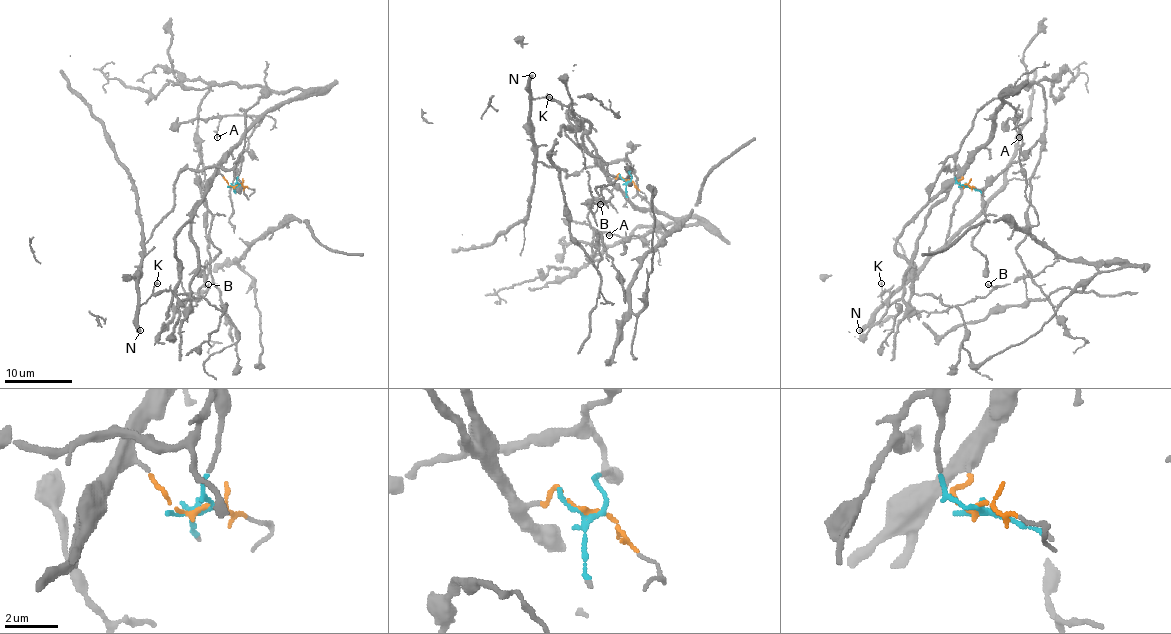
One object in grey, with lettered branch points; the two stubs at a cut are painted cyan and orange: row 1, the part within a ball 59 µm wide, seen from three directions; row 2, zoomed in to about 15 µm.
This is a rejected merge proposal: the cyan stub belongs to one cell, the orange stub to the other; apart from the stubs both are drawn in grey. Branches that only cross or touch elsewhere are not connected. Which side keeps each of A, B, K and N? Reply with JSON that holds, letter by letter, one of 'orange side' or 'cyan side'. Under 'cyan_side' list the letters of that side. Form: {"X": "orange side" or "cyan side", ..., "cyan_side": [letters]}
{"A": "orange side", "B": "orange side", "K": "cyan side", "N": "cyan side", "cyan_side": ["K", "N"]}

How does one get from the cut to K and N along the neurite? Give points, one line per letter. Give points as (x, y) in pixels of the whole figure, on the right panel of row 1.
K: (963, 185), (950, 157), (945, 168), (955, 168), (960, 197), (943, 245), (882, 303), (880, 282)
N: (963, 185), (957, 180), (955, 160), (950, 157), (945, 168), (955, 168), (960, 197), (943, 245), (858, 330)

